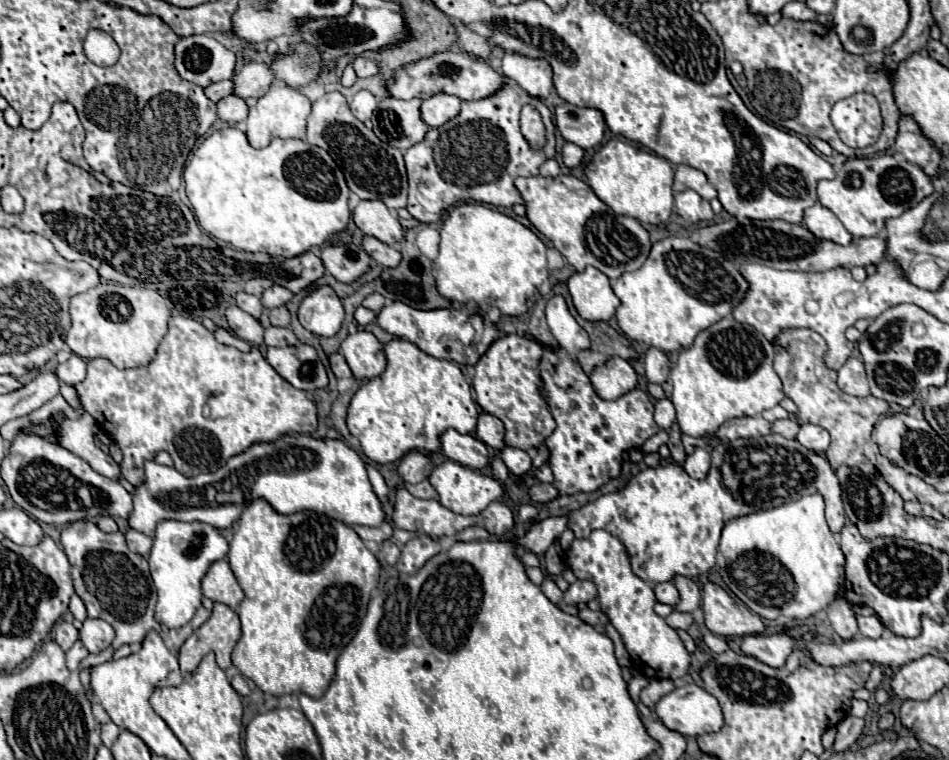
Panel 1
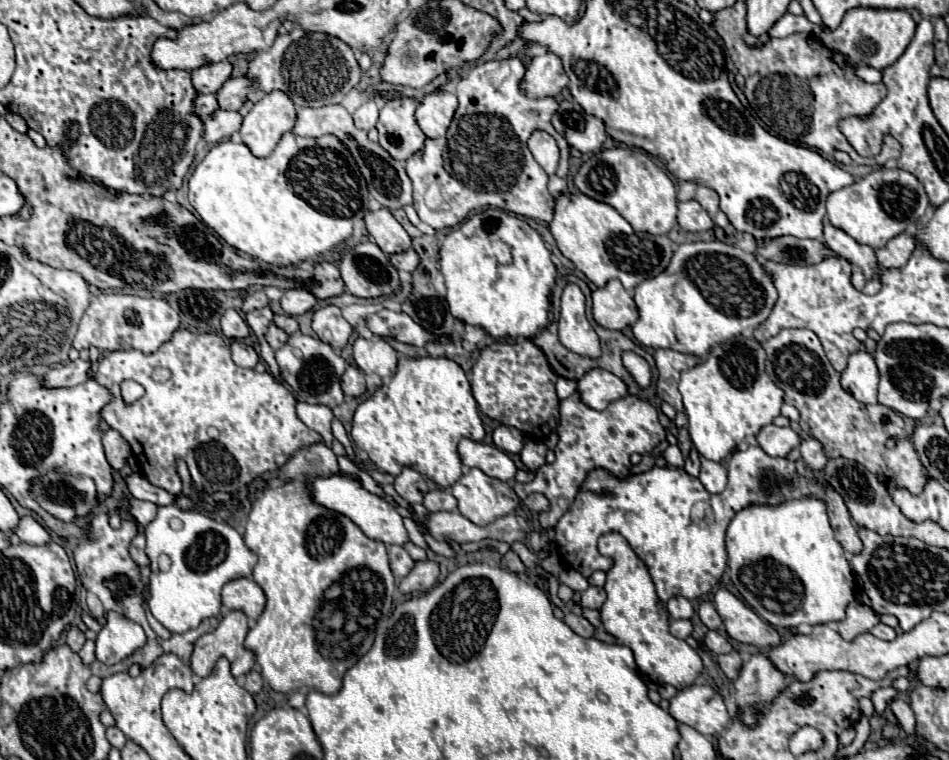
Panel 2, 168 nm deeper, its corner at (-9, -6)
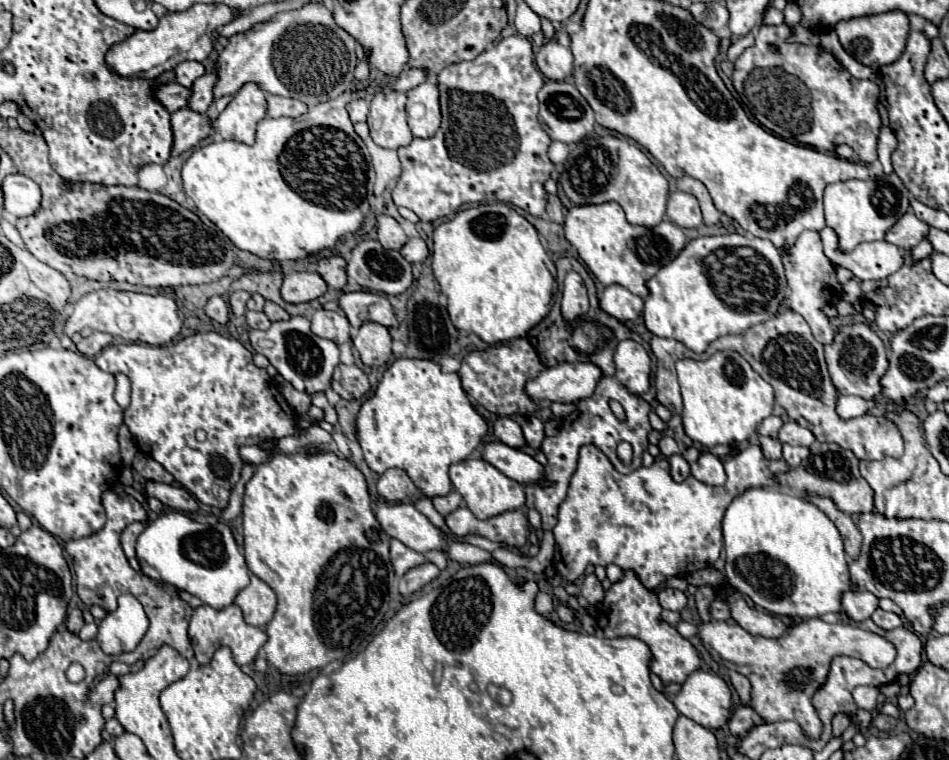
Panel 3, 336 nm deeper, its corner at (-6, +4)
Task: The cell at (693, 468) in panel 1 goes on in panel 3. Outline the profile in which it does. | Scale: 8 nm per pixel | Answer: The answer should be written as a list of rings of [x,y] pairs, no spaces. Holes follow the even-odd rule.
[[[709,452],[701,454],[699,460],[691,464],[691,476],[695,476],[697,480],[701,480],[705,484],[711,484],[711,486],[721,486],[727,480],[721,460]]]

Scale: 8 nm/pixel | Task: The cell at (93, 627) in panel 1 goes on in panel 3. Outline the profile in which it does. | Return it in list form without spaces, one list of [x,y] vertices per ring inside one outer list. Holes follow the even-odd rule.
[[[123,594],[123,596],[119,596],[119,608],[115,612],[107,614],[107,618],[103,618],[103,622],[99,626],[97,642],[105,654],[119,656],[123,652],[131,652],[139,644],[139,640],[143,638],[145,632],[147,632],[147,616],[143,614],[143,606],[139,604],[139,600],[135,596]]]

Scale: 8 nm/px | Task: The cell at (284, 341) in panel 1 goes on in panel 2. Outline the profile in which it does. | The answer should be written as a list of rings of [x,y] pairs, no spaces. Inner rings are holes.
[[[272,324],[272,326],[268,328],[268,332],[266,332],[266,340],[268,340],[268,344],[272,346],[272,350],[278,350],[278,348],[282,348],[282,346],[286,344],[288,334],[286,334],[284,330],[280,330],[276,324]]]

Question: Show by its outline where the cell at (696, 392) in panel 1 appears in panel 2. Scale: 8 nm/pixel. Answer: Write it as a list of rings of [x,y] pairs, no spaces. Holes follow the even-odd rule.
[[[742,332],[736,338],[724,342],[722,346],[720,344],[712,346],[706,360],[702,360],[694,368],[682,372],[678,390],[684,398],[684,412],[690,420],[688,430],[690,430],[690,438],[692,438],[696,450],[704,458],[716,460],[716,462],[726,458],[740,440],[744,440],[750,434],[756,436],[762,426],[770,424],[780,414],[780,406],[784,402],[784,392],[766,374],[766,350],[752,336],[752,332]]]

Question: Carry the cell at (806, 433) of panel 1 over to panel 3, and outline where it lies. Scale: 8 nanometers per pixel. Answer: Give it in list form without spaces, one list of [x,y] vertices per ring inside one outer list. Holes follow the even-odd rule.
[[[783,444],[783,460],[789,464],[789,466],[799,466],[799,462],[803,462],[803,458],[807,458],[809,454],[809,448],[803,448],[803,446],[791,446],[791,444]]]

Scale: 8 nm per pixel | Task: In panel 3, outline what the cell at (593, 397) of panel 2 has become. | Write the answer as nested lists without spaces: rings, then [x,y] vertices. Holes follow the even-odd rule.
[[[591,362],[557,364],[553,368],[541,370],[535,378],[525,384],[525,394],[533,402],[579,402],[589,398],[601,380],[597,366]]]

